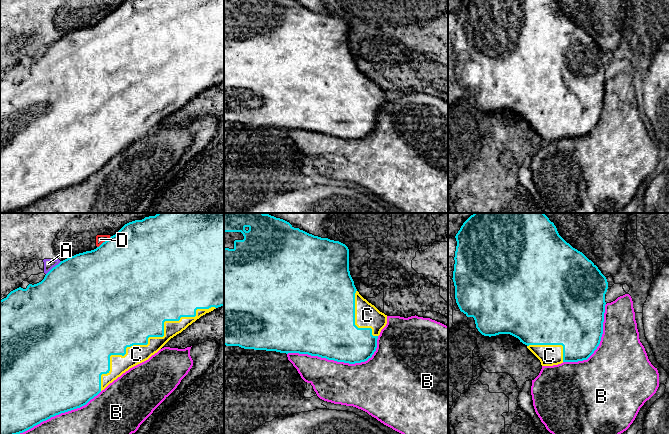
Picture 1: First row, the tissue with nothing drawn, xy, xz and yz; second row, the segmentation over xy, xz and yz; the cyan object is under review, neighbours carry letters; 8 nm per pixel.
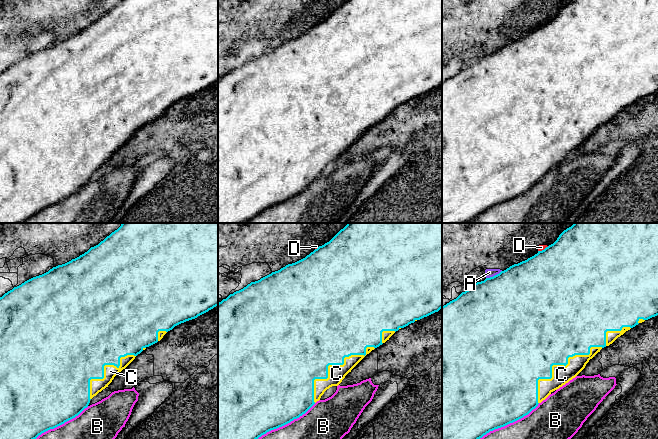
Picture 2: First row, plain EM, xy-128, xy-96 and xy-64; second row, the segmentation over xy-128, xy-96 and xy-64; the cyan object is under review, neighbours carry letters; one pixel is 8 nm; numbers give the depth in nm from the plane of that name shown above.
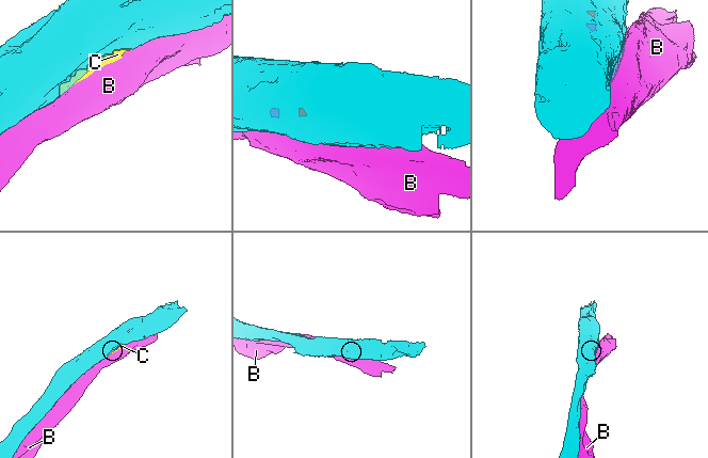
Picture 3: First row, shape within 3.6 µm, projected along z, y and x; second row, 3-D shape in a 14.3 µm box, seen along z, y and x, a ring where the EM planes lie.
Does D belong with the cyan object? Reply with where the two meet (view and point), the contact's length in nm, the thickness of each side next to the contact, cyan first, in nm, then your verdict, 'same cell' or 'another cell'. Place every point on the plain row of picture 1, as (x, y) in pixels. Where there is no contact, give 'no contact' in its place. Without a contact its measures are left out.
xy (105, 17) | 150 nm | 500/70 nm | another cell

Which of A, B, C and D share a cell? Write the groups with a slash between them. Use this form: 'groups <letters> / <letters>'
groups A D / B / C

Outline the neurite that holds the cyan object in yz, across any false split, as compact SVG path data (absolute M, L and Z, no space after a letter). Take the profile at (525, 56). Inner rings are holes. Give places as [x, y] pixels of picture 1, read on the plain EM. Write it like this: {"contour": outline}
{"contour": "M463 0L455 12L457 17L453 58L455 75L461 88L473 93L476 104L484 112L510 110L520 116L540 136L542 142L553 142L563 138L587 136L597 125L603 110L605 70L608 65L606 53L582 28L573 24L558 9L554 0Z"}

